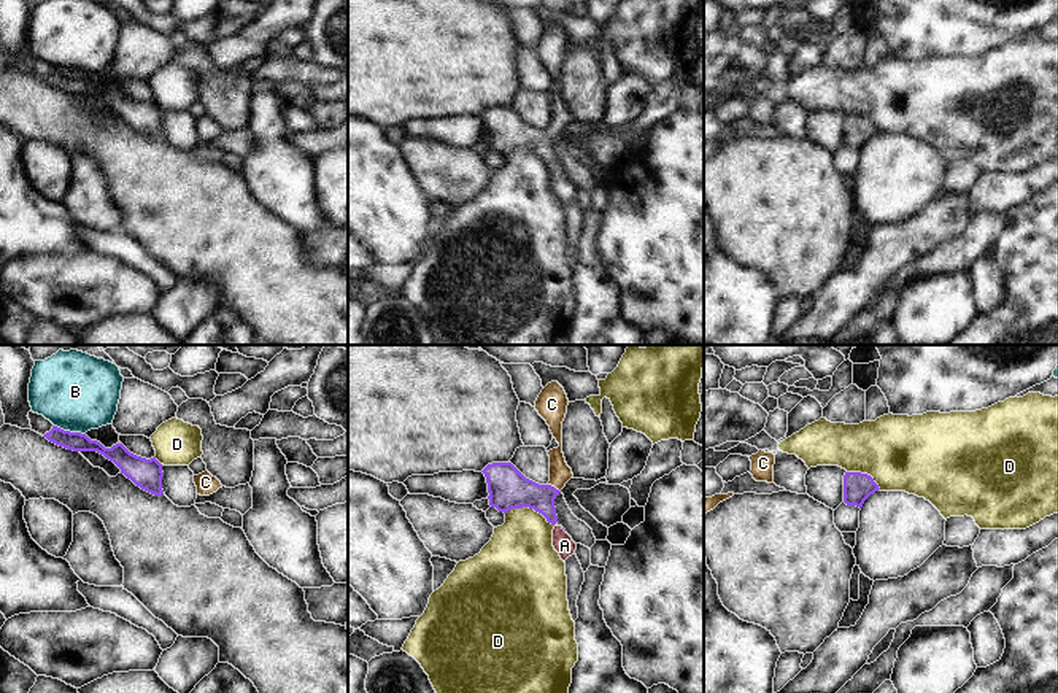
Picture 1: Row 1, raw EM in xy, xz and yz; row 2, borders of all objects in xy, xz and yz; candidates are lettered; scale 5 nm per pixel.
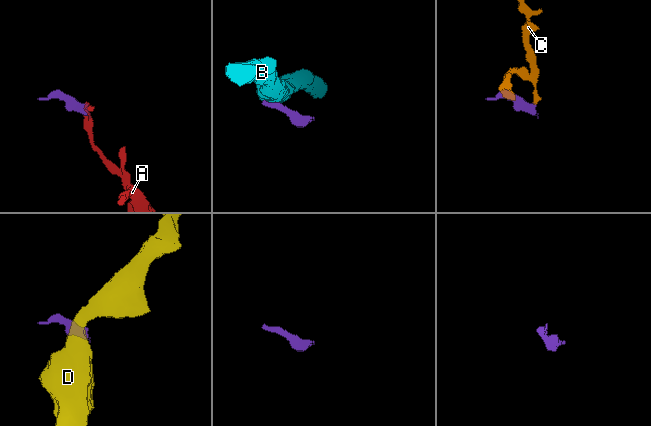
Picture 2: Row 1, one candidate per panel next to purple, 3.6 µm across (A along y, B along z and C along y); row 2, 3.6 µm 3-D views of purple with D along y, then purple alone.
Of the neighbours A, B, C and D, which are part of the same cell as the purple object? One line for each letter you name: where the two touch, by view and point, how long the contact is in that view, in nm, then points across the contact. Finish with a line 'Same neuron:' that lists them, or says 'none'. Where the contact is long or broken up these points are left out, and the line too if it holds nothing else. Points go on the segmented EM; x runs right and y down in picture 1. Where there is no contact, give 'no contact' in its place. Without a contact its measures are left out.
A: no contact
C: meets purple in xz at (553, 487); contact 80 nm long; runs through xz (509, 488), (553, 487), (559, 472)
Same neuron: A, C

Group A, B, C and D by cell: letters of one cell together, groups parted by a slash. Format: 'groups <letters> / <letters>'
groups A C / B / D

